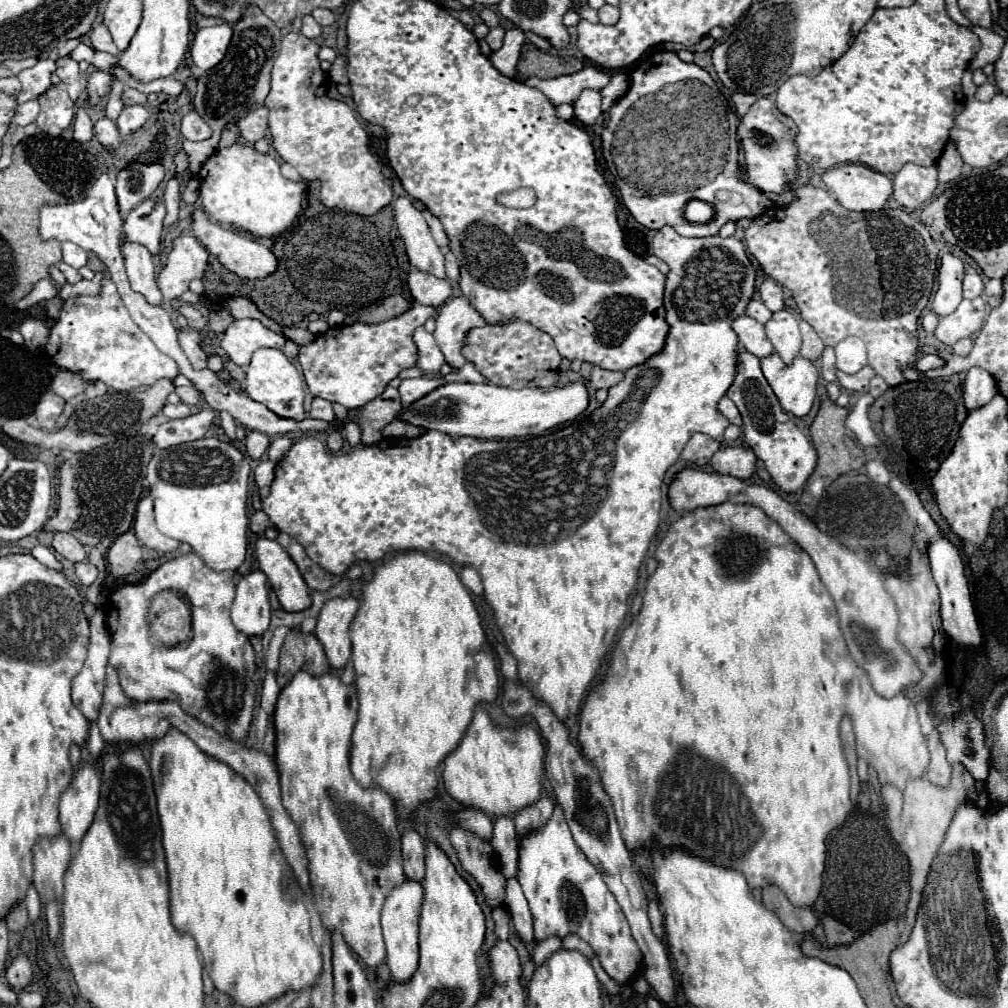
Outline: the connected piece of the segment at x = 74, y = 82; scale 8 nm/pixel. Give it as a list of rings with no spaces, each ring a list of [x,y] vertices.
[[[69,57],[59,59],[59,61],[57,61],[57,75],[61,77],[61,83],[63,83],[65,89],[69,91],[71,99],[77,101],[79,89],[81,89],[81,87],[79,87],[79,77],[81,77],[79,65],[77,65],[73,59],[69,59]]]

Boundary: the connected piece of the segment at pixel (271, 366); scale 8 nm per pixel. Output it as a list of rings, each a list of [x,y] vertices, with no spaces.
[[[257,349],[253,353],[251,363],[247,367],[245,393],[257,403],[265,403],[265,407],[269,407],[269,411],[273,411],[275,415],[281,415],[283,419],[297,419],[297,421],[307,419],[307,413],[303,409],[305,385],[301,381],[299,371],[283,355],[281,349]]]

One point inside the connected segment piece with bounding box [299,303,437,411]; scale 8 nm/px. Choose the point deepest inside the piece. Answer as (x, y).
(350, 365)

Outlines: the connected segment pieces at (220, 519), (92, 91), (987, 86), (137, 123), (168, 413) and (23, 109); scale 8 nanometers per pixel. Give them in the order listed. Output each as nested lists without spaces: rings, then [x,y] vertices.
[[[203,437],[193,443],[159,451],[151,457],[147,467],[149,491],[155,499],[157,529],[181,543],[189,543],[193,551],[213,571],[235,571],[247,555],[247,499],[249,499],[249,461],[229,441],[217,437]]]
[[[95,71],[95,73],[91,73],[91,77],[89,77],[89,83],[87,83],[87,102],[89,106],[94,106],[97,101],[99,101],[99,97],[101,95],[105,95],[105,93],[109,93],[109,85],[111,85],[111,73],[107,73],[107,71]]]
[[[983,83],[981,87],[977,87],[975,99],[977,101],[989,101],[989,99],[993,99],[993,95],[997,95],[997,87],[991,83]]]
[[[131,105],[131,107],[125,107],[117,119],[117,127],[119,127],[119,133],[121,135],[129,135],[133,131],[137,131],[145,121],[147,121],[149,113],[143,105]]]
[[[167,403],[161,413],[163,413],[167,419],[181,419],[181,417],[187,417],[187,415],[191,413],[191,409],[189,409],[187,405],[183,405],[183,403],[179,403],[179,405]]]
[[[33,99],[33,101],[25,101],[25,103],[17,105],[13,121],[17,125],[29,125],[29,123],[33,123],[37,119],[37,115],[39,115],[39,103]]]

